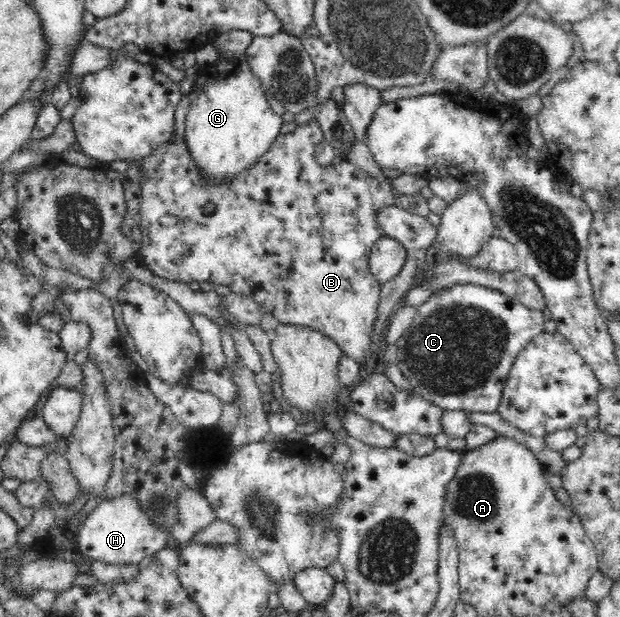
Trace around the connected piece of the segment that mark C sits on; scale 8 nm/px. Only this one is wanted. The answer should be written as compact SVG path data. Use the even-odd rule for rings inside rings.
M457 283L438 289L431 299L418 306L411 326L397 342L397 365L415 394L445 411L495 413L501 404L503 387L514 360L532 338L544 331L543 324L542 310L529 308L491 287Z

